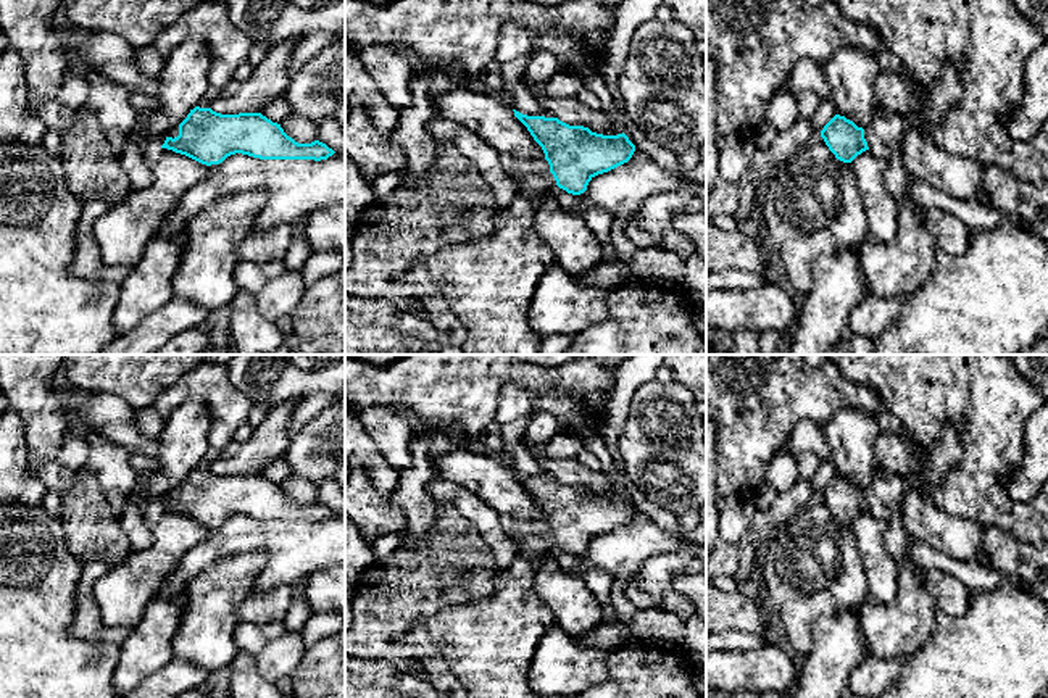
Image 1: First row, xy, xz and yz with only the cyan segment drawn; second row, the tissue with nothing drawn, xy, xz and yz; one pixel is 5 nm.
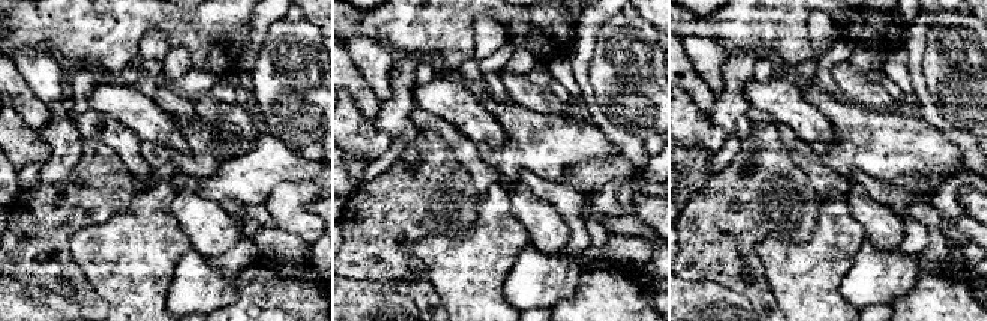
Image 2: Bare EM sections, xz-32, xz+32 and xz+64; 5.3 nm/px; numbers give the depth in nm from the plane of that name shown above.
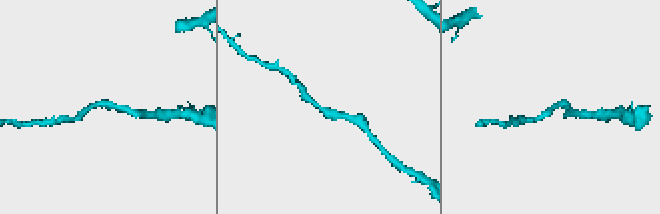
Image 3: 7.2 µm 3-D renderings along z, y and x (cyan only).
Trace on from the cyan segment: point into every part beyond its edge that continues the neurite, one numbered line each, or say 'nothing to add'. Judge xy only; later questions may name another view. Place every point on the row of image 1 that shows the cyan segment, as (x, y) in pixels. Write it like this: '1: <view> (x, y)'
1: xy (153, 147)

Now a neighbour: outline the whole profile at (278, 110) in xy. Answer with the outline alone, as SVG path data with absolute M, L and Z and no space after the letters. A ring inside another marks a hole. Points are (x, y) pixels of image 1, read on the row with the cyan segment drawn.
M285 93L276 97L272 102L269 102L263 110L261 114L271 119L272 123L284 123L290 114L290 103L285 97Z

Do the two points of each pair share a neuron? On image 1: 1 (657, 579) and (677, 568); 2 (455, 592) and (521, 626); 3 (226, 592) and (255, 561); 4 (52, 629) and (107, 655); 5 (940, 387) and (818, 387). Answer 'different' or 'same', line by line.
1: same
2: different
3: same
4: same
5: different

